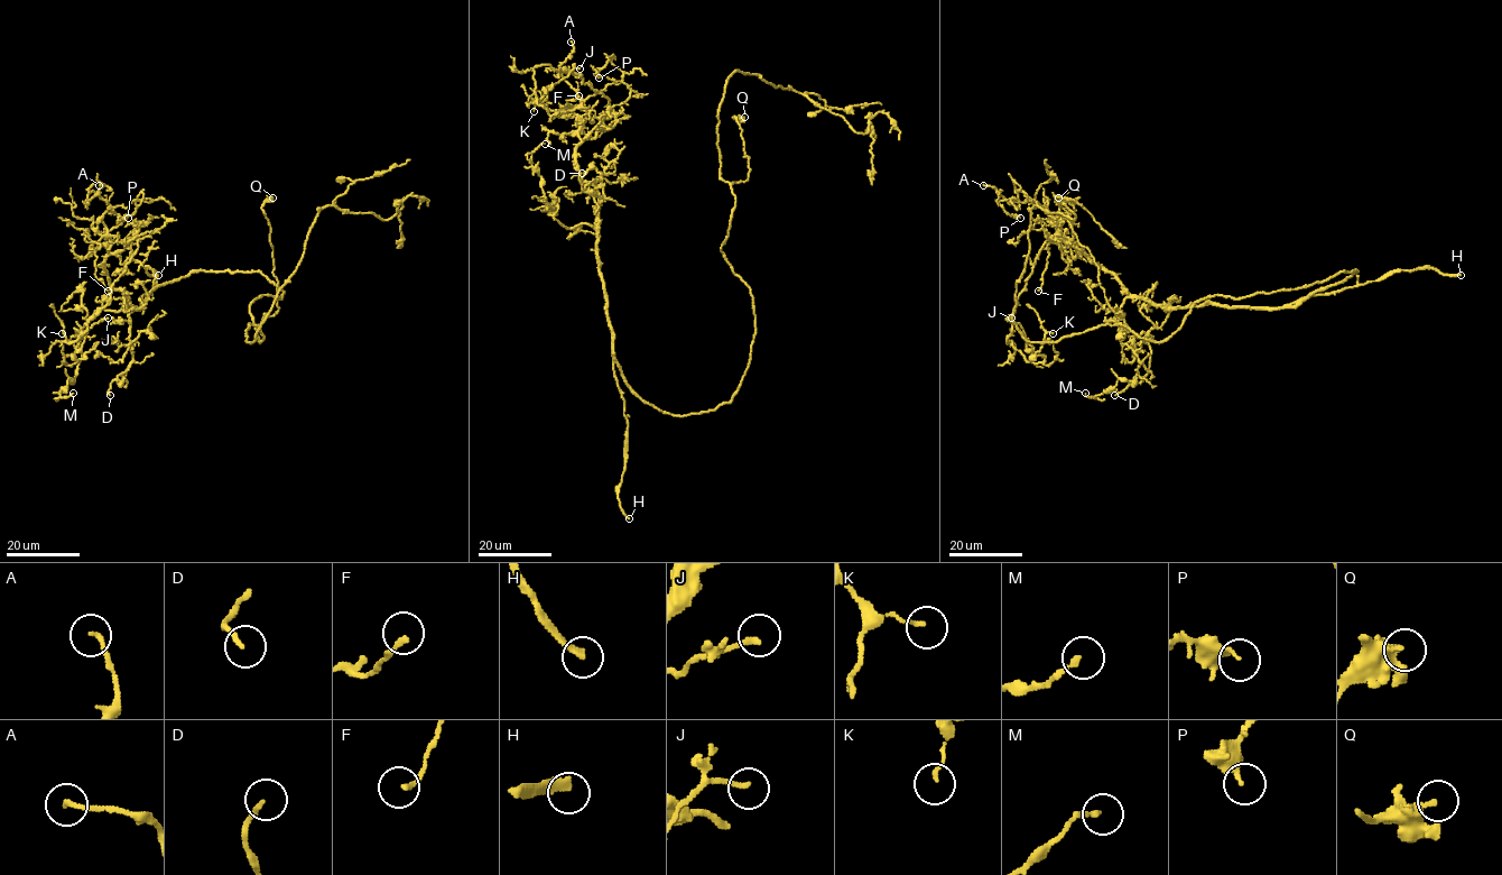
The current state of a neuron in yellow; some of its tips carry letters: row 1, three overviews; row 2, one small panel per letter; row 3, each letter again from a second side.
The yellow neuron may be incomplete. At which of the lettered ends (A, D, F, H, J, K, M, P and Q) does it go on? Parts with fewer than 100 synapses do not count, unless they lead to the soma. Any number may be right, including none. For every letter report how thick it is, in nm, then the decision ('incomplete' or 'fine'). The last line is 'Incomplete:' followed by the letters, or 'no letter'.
A: 160 nm thick; fine
D: 180 nm thick; fine
F: 180 nm thick; fine
H: 300 nm thick; incomplete
J: 180 nm thick; fine
K: 120 nm thick; fine
M: 180 nm thick; fine
P: 200 nm thick; fine
Q: 300 nm thick; fine
Incomplete: H

